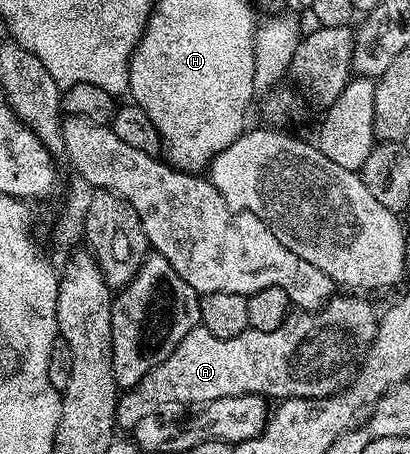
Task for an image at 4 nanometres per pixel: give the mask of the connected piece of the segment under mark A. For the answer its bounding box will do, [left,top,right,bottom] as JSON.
[115,295,377,430]

